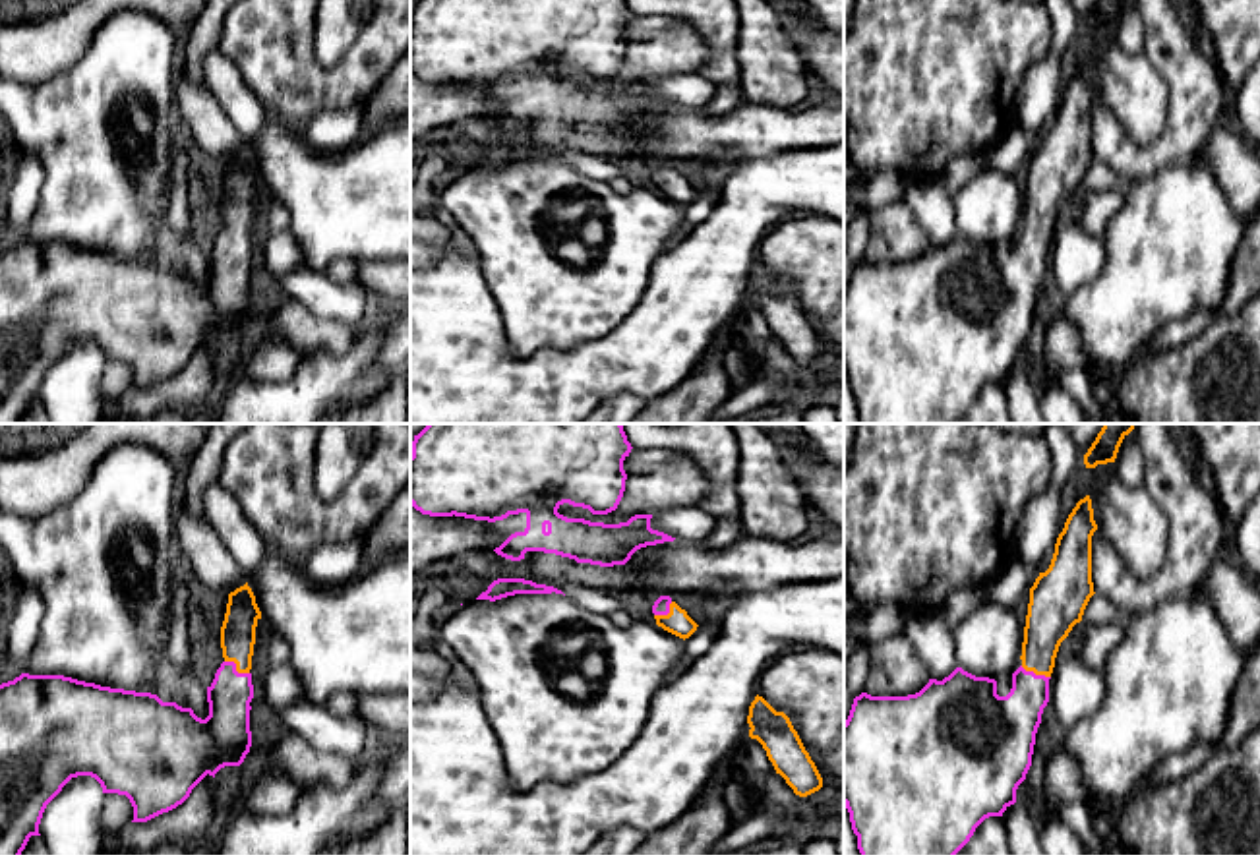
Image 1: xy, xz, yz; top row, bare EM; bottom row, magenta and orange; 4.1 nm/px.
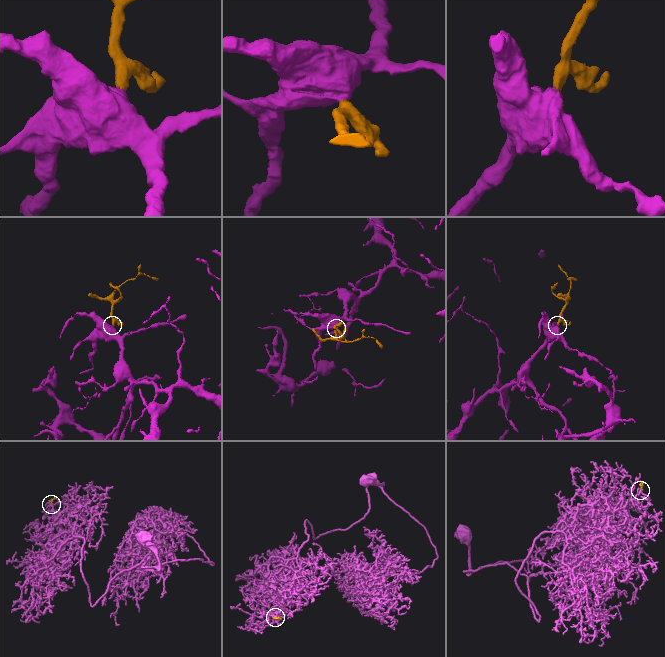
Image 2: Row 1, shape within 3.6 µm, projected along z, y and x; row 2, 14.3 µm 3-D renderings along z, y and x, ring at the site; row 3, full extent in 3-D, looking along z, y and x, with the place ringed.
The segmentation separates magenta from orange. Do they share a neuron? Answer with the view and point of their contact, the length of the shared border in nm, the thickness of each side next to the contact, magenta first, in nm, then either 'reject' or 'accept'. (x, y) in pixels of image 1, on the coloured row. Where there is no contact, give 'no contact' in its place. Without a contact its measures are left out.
xy (235, 668) | 120 nm | 190/140 nm | accept

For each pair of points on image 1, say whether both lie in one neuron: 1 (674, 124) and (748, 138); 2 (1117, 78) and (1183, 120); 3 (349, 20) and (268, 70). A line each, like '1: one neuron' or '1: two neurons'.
1: one neuron
2: two neurons
3: two neurons

